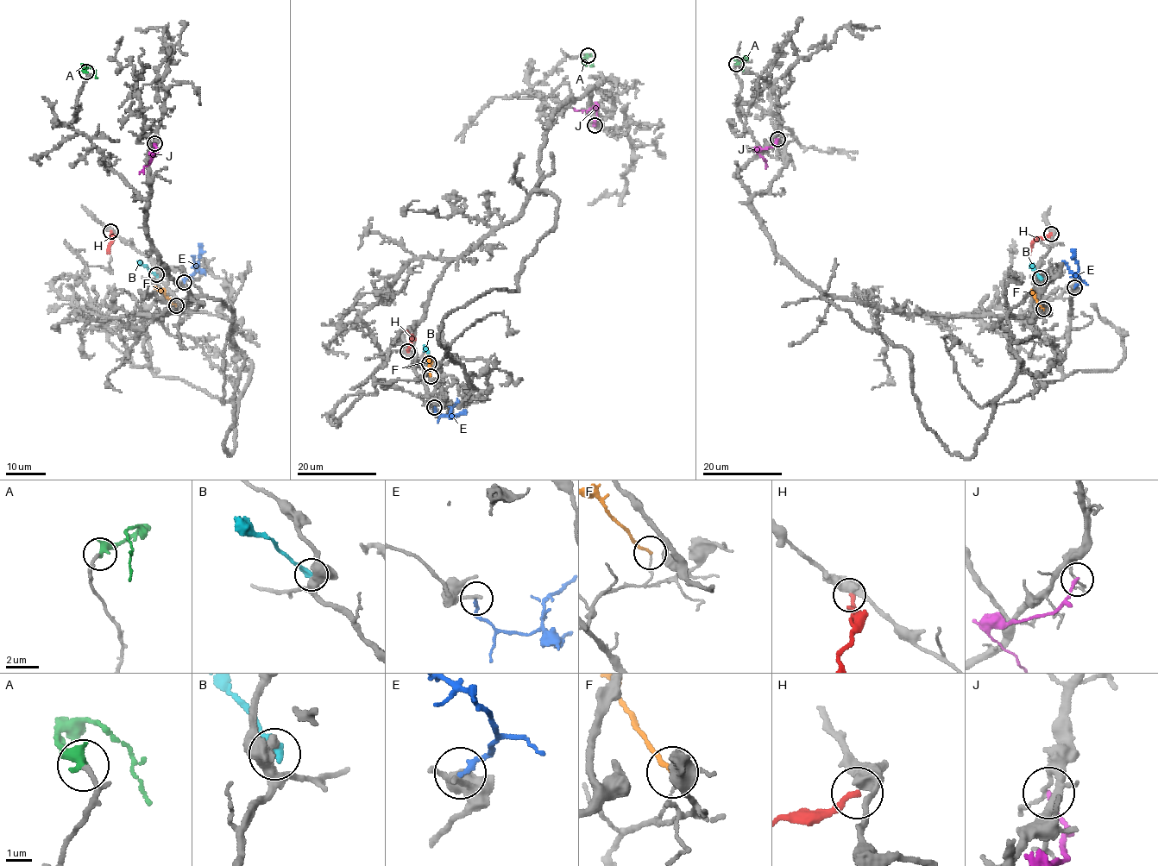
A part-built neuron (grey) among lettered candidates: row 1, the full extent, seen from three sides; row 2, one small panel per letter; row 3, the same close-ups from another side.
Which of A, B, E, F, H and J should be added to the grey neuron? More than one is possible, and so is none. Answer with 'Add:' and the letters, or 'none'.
Add: A

